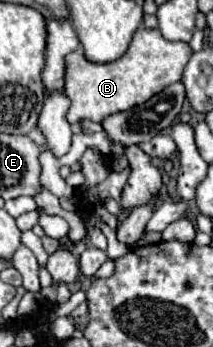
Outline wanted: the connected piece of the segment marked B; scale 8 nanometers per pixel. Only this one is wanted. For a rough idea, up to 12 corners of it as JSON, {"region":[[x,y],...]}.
{"region":[[139,27],[129,51],[65,57],[67,121],[101,123],[179,81],[183,41]]}

